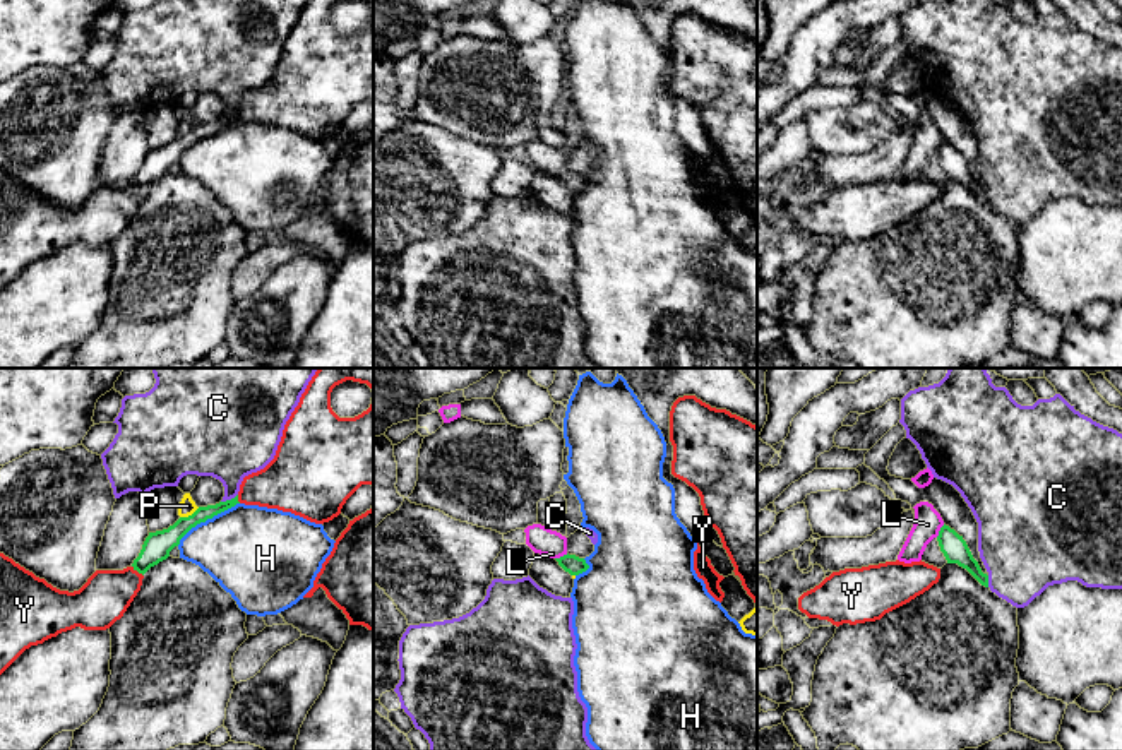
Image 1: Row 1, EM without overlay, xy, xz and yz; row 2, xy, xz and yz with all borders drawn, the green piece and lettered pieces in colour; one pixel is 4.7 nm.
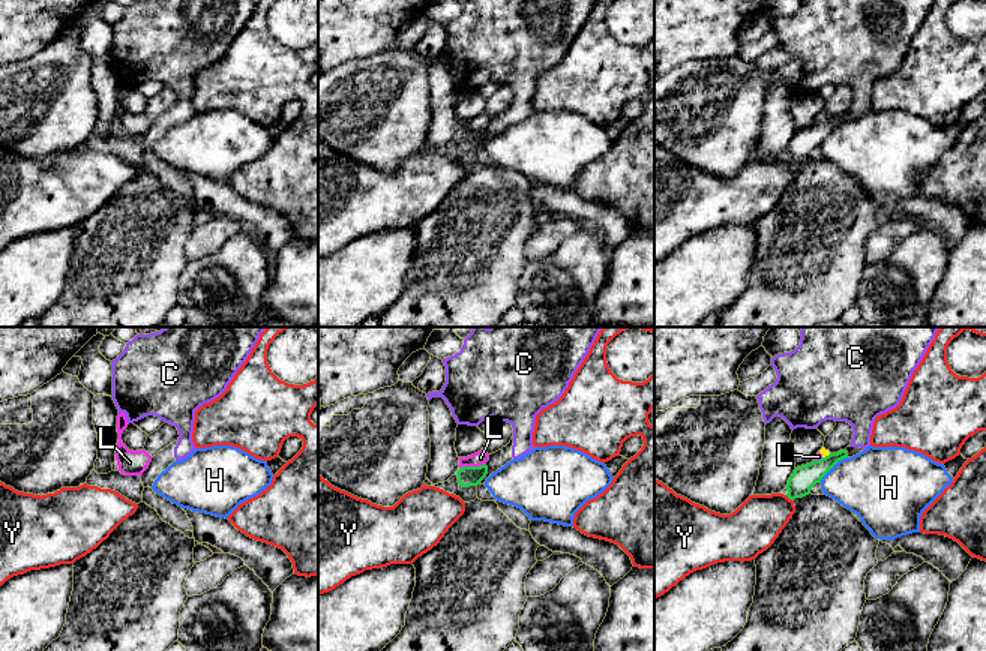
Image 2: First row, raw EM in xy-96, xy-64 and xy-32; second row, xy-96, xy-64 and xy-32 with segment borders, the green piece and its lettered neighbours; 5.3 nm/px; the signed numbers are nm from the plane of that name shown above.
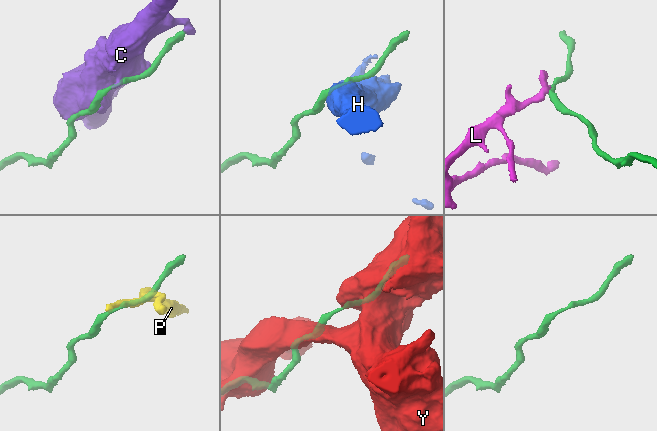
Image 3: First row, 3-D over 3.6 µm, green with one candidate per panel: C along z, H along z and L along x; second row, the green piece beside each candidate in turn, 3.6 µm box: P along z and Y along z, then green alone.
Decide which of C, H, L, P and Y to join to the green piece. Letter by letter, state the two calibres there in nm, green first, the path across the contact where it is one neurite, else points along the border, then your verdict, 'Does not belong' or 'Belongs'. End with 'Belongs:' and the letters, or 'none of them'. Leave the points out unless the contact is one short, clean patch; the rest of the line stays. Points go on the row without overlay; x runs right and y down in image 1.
C: Thickness 80 nm (green) against 320 nm. Does not belong
H: Thickness 120 nm (green) against 420 nm. Does not belong
L: Thickness 120 nm (green) against 130 nm. Boundary: yz (944, 141), (936, 153). Does not belong
P: Thickness 130 nm (green) against 80 nm. Boundary: xy (199, 124), (180, 134). Does not belong
Y: Thickness 130 nm (green) against 240 nm. Does not belong
Belongs: none of them

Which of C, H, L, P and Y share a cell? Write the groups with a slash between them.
C / H / L P / Y

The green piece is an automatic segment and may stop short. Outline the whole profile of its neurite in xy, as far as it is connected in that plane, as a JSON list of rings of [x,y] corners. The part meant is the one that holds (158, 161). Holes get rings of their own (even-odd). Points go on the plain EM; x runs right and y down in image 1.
[[[238,111],[231,116],[219,118],[216,122],[199,123],[192,132],[180,134],[173,142],[163,147],[149,149],[146,154],[139,173],[134,176],[132,183],[139,190],[146,190],[151,183],[170,173],[170,168],[180,161],[180,156],[197,140],[212,135],[214,132],[235,123]]]

